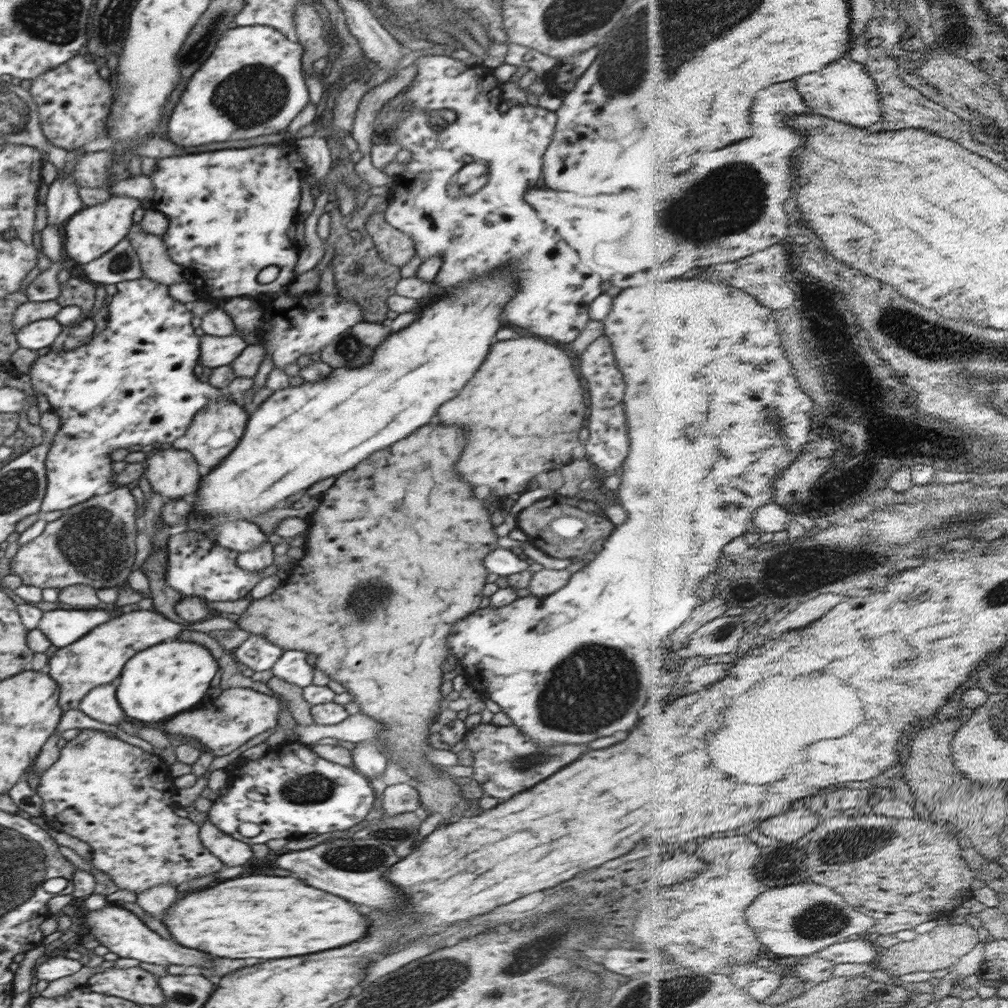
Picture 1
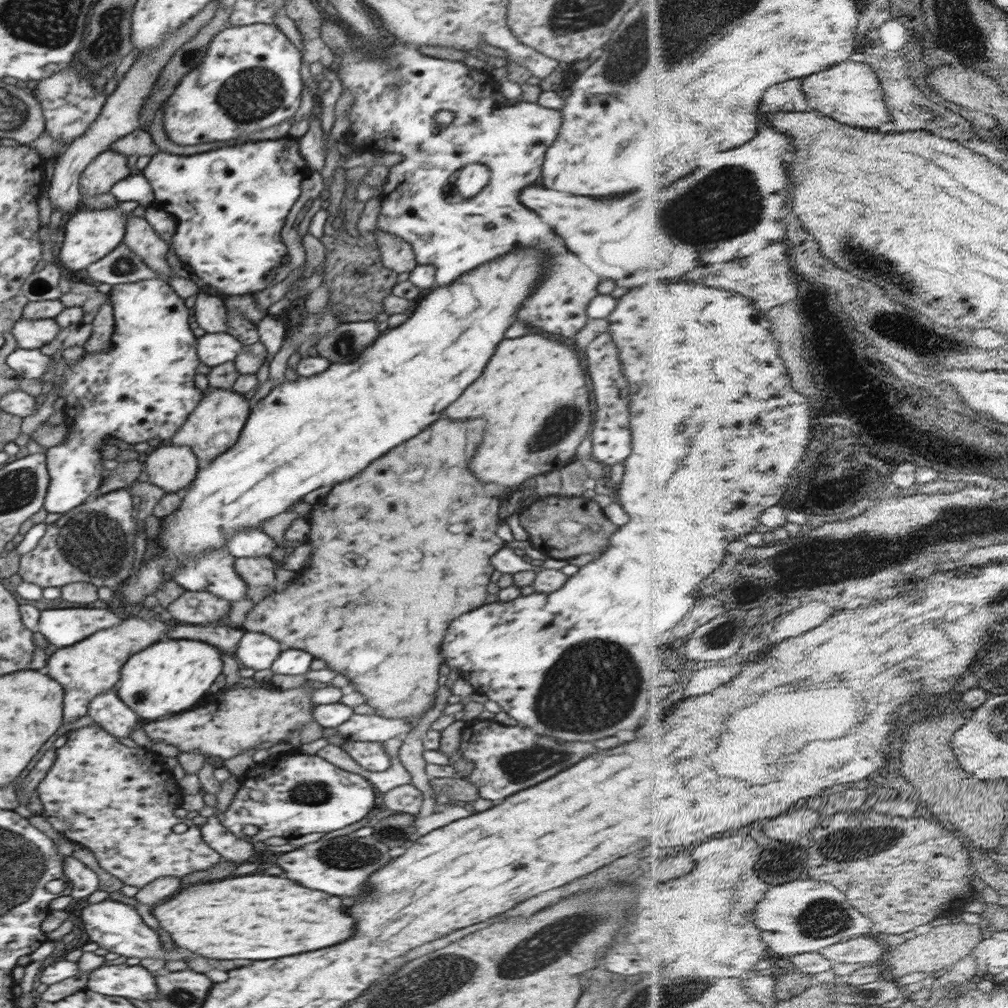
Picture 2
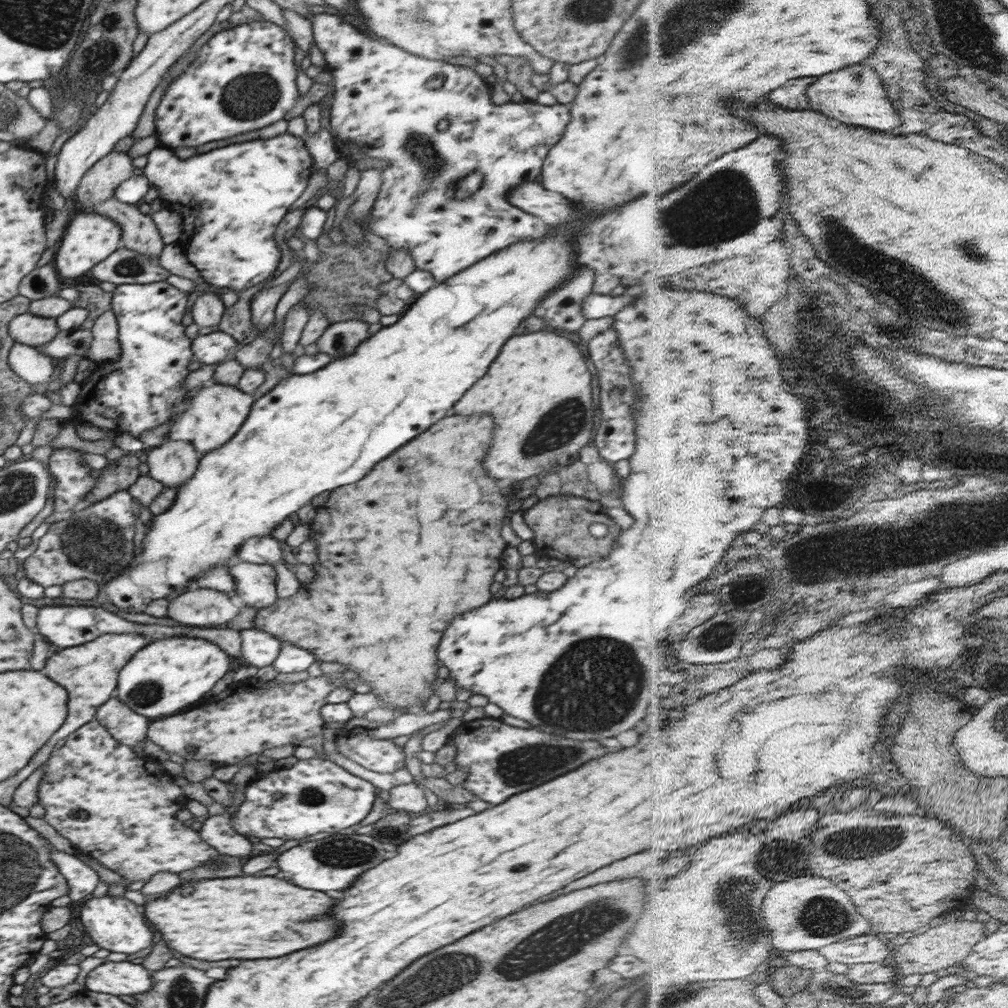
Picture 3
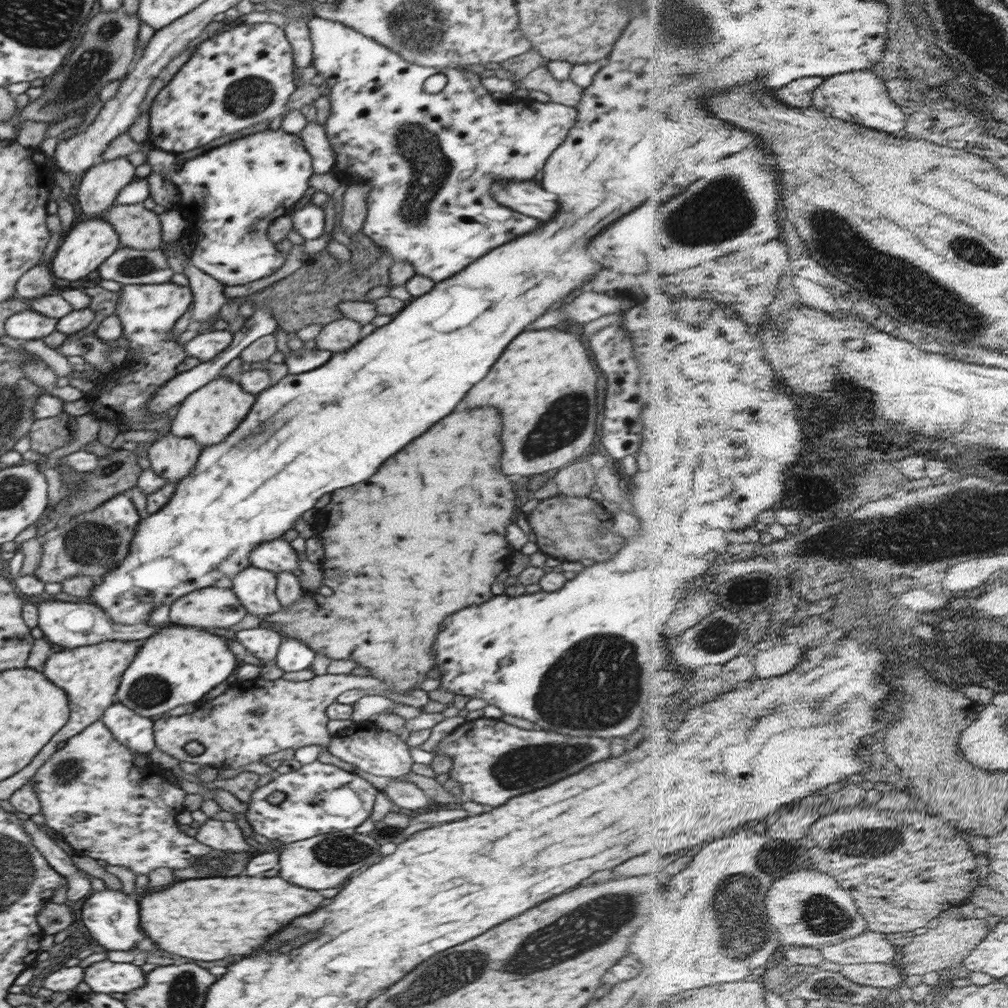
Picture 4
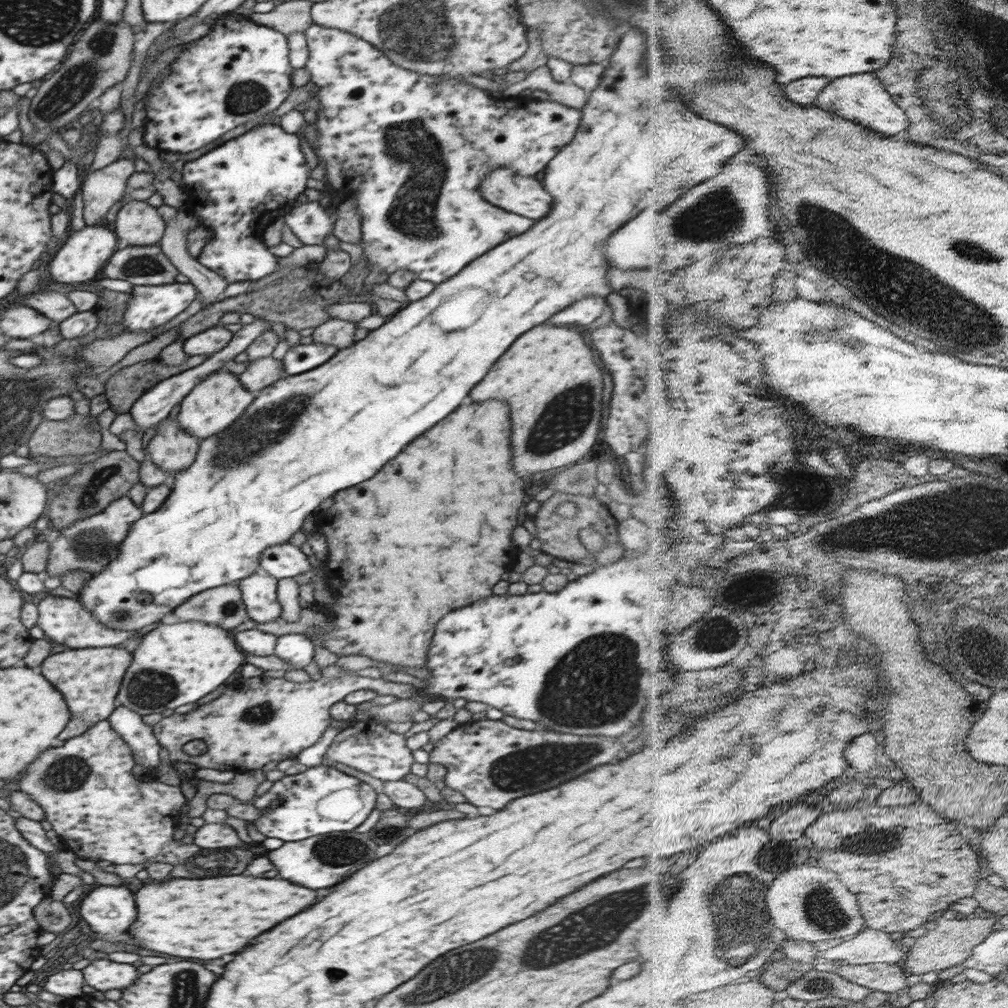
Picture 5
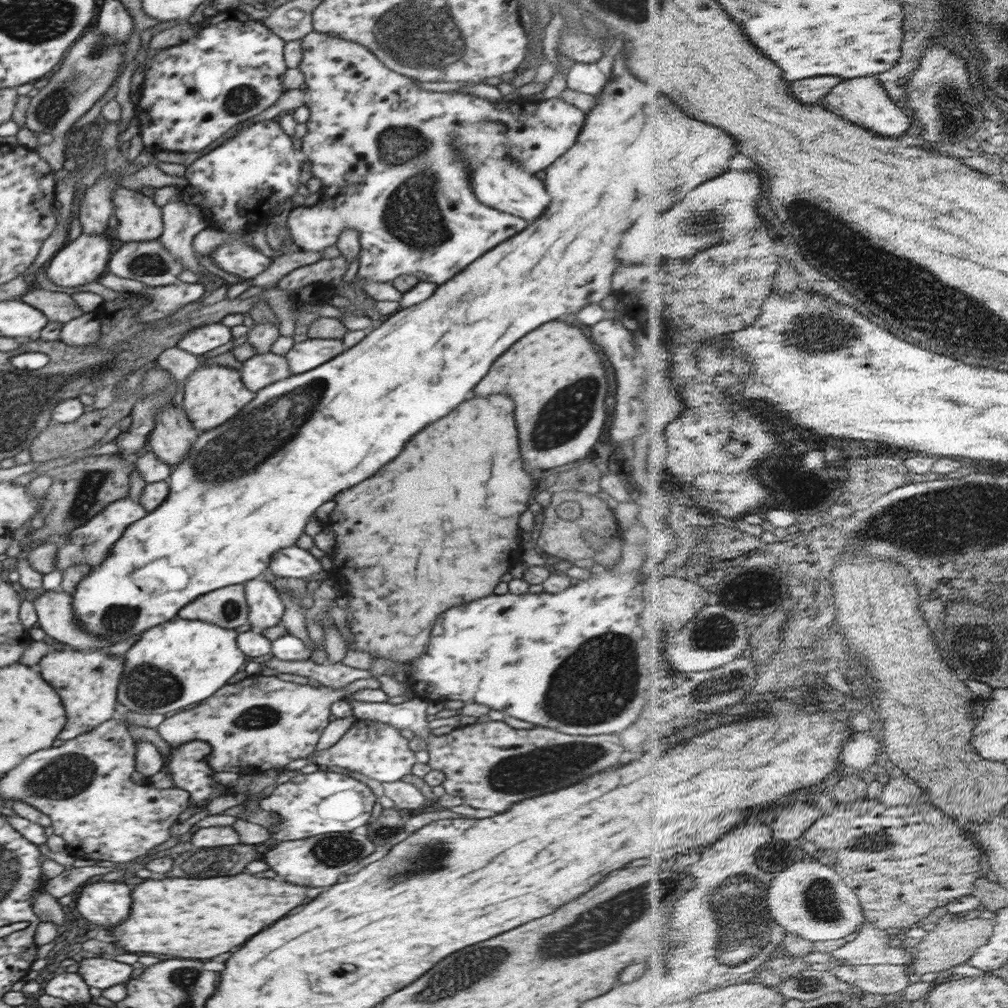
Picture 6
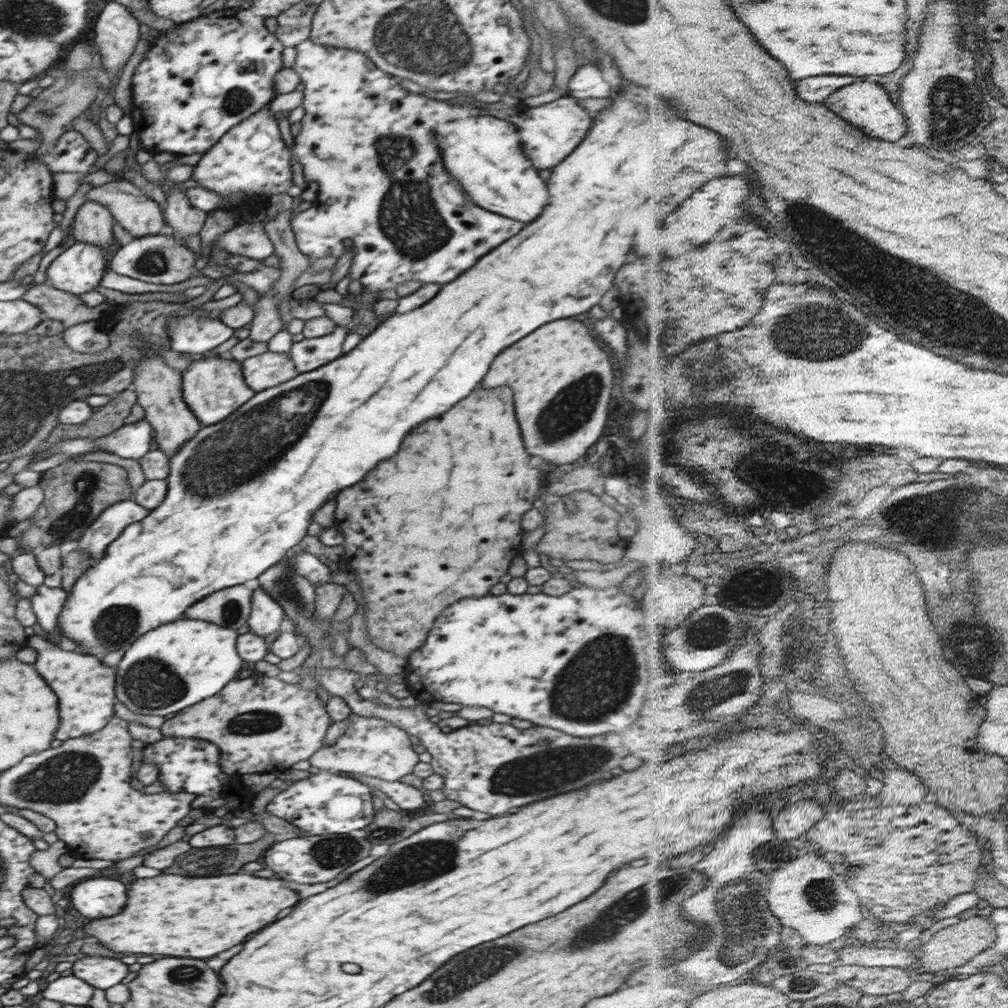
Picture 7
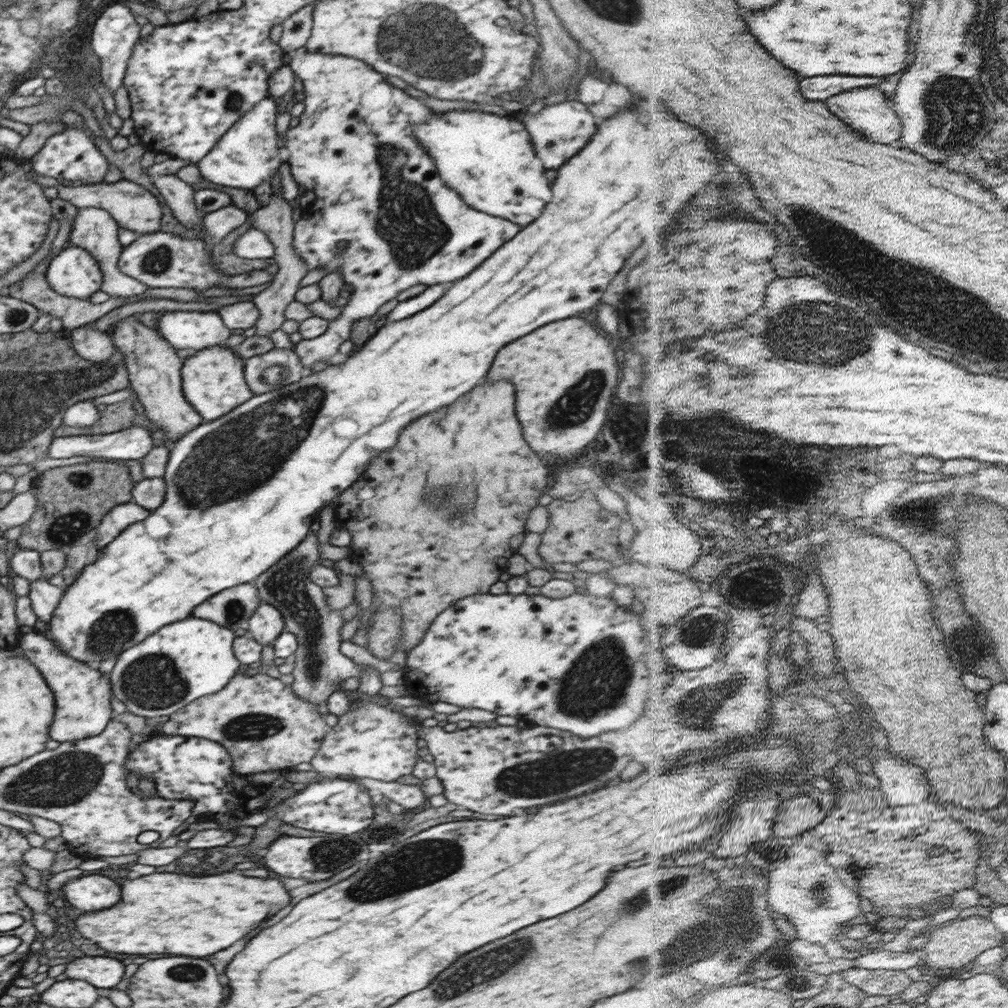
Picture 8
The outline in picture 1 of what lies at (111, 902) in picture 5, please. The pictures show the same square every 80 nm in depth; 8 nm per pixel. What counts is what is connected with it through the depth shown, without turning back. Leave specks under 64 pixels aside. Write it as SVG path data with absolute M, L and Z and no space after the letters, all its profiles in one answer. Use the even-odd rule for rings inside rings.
M106 905L100 910L88 912L86 914L86 922L90 928L90 934L100 942L100 945L108 948L110 952L118 954L120 958L136 958L140 962L149 962L158 966L168 967L170 964L180 964L180 966L212 966L210 956L198 950L188 950L172 940L164 940L160 938L156 932L153 932L148 925L132 914L130 910L126 910L118 905Z

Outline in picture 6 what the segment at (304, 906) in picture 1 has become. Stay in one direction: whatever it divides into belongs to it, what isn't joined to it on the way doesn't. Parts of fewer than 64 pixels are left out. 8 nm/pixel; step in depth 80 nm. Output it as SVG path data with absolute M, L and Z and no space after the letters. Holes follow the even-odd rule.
M236 874L236 876L216 876L216 878L164 878L164 880L146 880L142 884L138 884L132 890L132 910L128 920L124 920L122 924L114 926L110 930L110 936L114 936L114 944L118 948L124 948L126 952L152 952L152 954L168 954L168 956L176 956L176 958L194 958L194 960L208 960L214 958L222 952L228 952L234 946L242 946L250 936L258 934L260 930L264 930L264 922L266 926L274 924L276 920L280 920L282 916L286 916L292 908L304 904L306 900L306 888L304 886L294 886L288 882L280 882L280 880L272 880L272 878L256 878L250 874Z

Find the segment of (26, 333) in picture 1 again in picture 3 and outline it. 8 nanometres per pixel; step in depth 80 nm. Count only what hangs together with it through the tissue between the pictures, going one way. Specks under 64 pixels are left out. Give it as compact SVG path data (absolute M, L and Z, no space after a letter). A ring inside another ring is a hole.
M28 312L15 316L8 324L8 331L15 342L34 347L48 344L60 330L55 318L39 317Z

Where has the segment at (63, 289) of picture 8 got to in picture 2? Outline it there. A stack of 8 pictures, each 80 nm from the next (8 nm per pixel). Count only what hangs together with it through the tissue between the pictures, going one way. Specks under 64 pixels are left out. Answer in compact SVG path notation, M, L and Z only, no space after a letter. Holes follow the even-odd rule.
M122 202L114 208L105 208L104 210L78 211L66 218L61 225L61 238L55 255L60 264L68 270L84 270L93 262L104 258L123 242L125 235L125 226L127 214L131 213L138 202Z

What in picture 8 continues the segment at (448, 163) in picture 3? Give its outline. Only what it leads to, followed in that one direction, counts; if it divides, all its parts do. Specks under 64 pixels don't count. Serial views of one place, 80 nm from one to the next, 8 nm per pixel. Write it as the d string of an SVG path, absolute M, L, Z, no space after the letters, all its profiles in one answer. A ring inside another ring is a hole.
M306 46L296 49L291 54L292 60L289 63L289 67L302 80L304 89L301 99L305 104L305 109L299 116L299 124L296 127L289 128L283 134L283 140L281 140L283 154L285 155L285 160L290 164L290 172L296 184L306 188L306 191L314 192L316 196L315 201L303 210L300 219L295 223L295 227L293 228L293 247L296 254L308 265L309 270L318 266L321 266L326 274L334 270L340 270L344 276L343 281L354 287L350 300L342 308L340 316L336 316L329 321L328 328L324 331L324 334L312 340L302 339L297 343L294 352L300 357L302 364L309 369L320 363L328 363L330 358L338 352L338 347L345 340L350 339L353 322L361 318L377 319L376 310L382 304L386 304L388 300L394 300L403 290L408 290L417 284L432 286L435 284L444 284L444 282L454 282L458 278L464 278L466 274L470 274L472 270L476 270L476 266L480 266L490 254L494 254L504 242L512 240L520 232L520 226L512 224L512 222L505 218L498 218L497 216L490 216L490 214L482 214L478 210L472 210L472 208L466 206L460 195L454 193L454 190L447 186L447 184L444 184L443 180L440 180L433 160L413 135L415 133L413 130L423 125L431 113L433 115L436 112L432 112L432 110L428 112L428 108L422 102L418 102L416 98L408 95L402 89L394 87L392 83L382 77L382 73L376 71L364 61L360 61L360 59L340 57L340 55L330 55L320 52L310 53L306 51ZM578 100L545 106L540 110L540 114L534 116L531 114L521 116L519 112L512 113L510 116L524 120L537 157L546 169L558 169L569 158L576 156L591 141L598 127L597 118L587 109L587 105Z

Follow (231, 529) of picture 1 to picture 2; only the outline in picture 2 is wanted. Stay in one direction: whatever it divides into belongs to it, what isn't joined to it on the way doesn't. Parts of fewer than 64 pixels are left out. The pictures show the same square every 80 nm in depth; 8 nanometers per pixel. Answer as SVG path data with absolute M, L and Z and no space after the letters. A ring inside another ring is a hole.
M250 527L236 531L226 543L226 550L236 559L244 556L248 558L270 556L276 547L274 540L261 529L250 529Z

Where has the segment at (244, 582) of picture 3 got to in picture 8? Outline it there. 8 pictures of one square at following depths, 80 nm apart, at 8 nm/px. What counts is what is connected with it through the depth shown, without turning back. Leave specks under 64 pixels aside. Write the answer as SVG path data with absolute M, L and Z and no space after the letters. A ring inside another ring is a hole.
M261 600L260 606L257 606L250 617L247 634L266 646L266 644L272 644L284 630L284 621L280 611Z

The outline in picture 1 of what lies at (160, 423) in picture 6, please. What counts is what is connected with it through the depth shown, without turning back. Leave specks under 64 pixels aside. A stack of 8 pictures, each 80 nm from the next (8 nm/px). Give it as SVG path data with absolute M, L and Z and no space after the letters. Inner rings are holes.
M160 449L146 459L146 478L162 498L191 501L202 478L201 469L187 450Z

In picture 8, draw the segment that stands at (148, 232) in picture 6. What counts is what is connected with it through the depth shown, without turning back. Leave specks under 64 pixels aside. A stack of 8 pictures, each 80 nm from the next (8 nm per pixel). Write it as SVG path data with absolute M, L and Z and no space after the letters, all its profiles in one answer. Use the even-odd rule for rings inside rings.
M123 178L114 183L94 183L60 188L59 198L73 204L78 209L100 208L108 211L120 227L136 233L150 234L158 231L162 222L162 207L158 199L146 188Z

